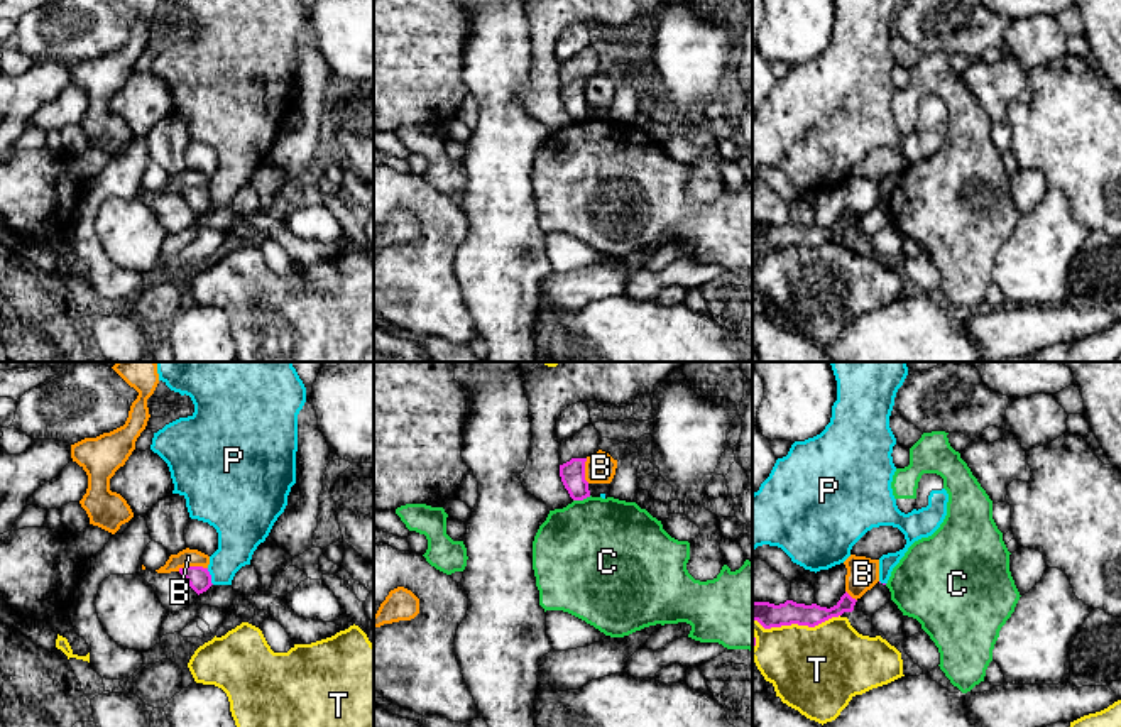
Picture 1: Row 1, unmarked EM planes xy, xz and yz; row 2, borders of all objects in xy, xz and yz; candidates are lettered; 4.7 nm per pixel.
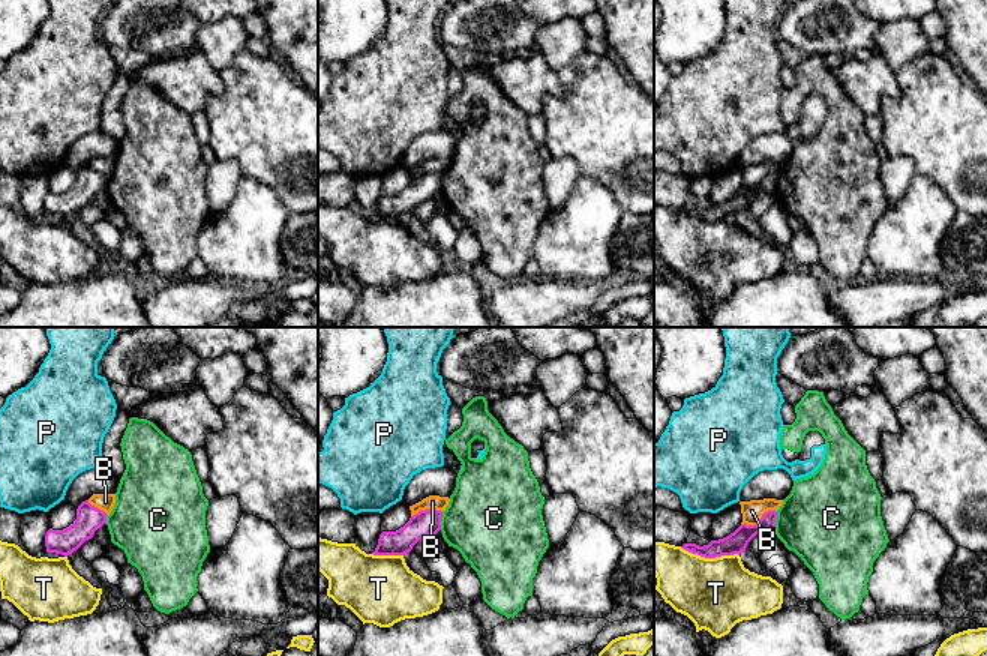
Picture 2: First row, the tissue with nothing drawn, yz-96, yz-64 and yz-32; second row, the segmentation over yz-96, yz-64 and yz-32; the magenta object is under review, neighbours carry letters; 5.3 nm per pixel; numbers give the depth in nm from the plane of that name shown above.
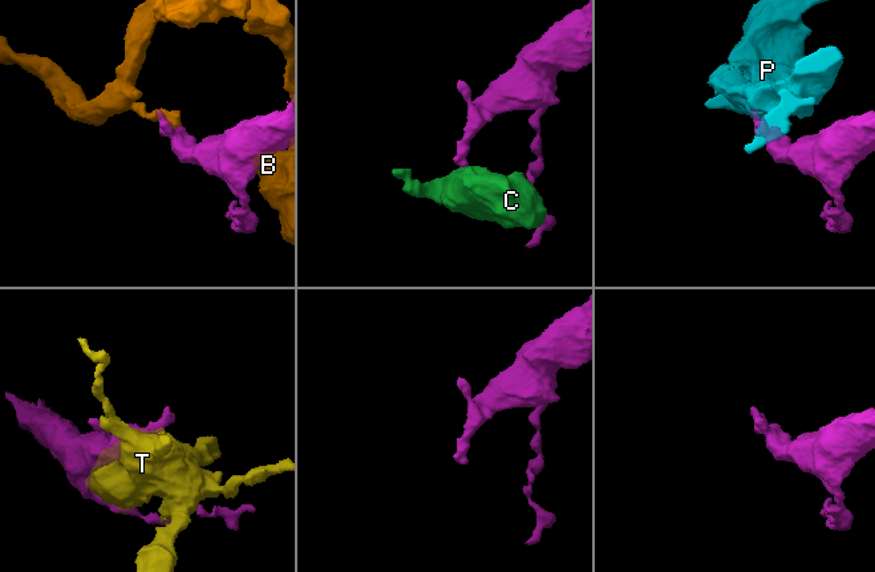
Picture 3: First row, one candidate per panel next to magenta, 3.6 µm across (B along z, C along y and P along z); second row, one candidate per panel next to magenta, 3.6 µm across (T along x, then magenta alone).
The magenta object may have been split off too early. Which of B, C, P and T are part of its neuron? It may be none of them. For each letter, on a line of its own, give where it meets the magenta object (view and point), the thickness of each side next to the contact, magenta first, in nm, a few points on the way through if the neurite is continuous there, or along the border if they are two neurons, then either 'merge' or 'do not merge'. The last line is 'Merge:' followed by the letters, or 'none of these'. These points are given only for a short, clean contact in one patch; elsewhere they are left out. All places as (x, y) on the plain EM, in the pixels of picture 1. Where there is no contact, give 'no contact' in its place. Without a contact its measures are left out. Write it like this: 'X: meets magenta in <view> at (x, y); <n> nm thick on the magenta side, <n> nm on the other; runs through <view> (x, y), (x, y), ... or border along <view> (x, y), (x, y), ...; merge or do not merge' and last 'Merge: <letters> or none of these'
B: meets magenta in xy at (191, 188); 110 nm thick on the magenta side, 80 nm on the other; border along xy (207, 190), (181, 188), (178, 191); do not merge
C: meets magenta in xz at (582, 120); 120 nm thick on the magenta side, 500 nm on the other; border along xz (590, 117), (574, 122); do not merge
P: meets magenta in xy at (210, 198); 110 nm thick on the magenta side, 200 nm on the other; do not merge
T: meets magenta in yz at (795, 244); 110 nm thick on the magenta side, 420 nm on the other; do not merge
Merge: none of these

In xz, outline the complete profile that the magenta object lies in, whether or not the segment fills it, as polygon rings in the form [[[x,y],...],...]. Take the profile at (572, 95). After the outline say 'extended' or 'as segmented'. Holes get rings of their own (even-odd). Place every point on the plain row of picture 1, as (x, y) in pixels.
[[[571,79],[560,86],[560,98],[573,122],[583,122],[590,118],[588,103],[585,101],[587,79]]]; as segmented

